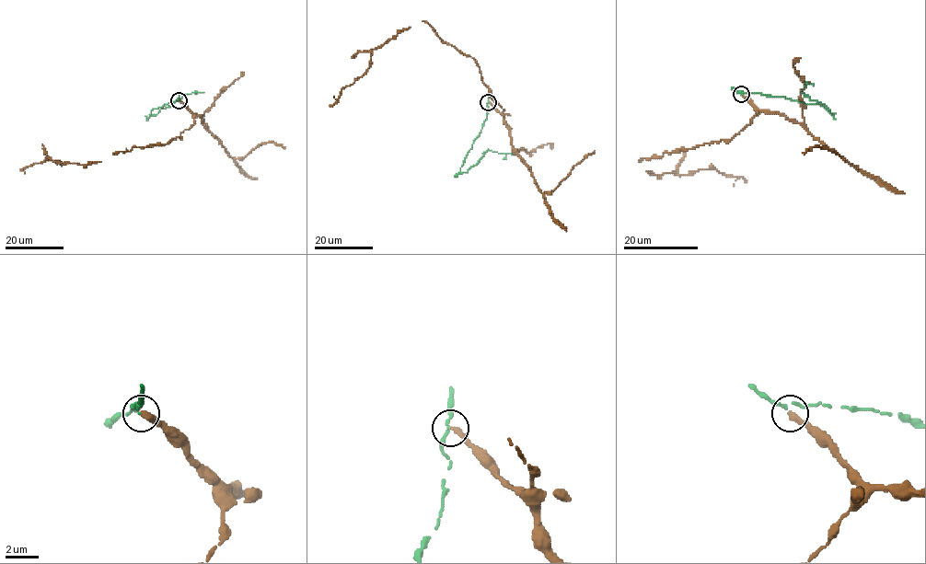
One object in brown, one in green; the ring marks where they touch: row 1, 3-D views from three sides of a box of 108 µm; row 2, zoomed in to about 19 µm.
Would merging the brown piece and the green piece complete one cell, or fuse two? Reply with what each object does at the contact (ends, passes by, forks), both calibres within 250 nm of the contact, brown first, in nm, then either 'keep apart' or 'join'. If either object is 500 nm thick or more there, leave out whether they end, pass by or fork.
brown ends; green passes by; calibres 360 and 130 nm; keep apart

